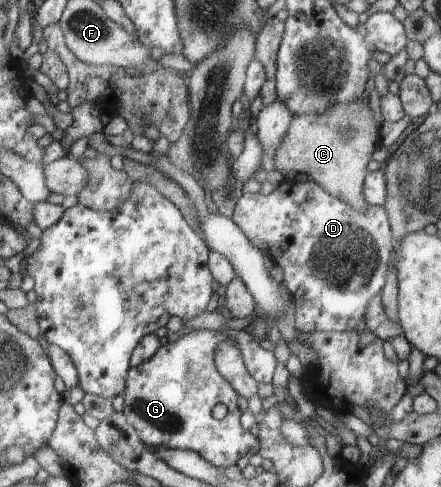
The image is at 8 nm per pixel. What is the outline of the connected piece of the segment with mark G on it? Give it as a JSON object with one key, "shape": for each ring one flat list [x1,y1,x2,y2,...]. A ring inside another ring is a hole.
{"shape":[[222,328,219,331,208,329,192,331,176,342,161,345,151,360,139,366,131,367,127,388,122,393,124,398,122,412,147,447,189,449,195,451,198,455,202,455,204,459,207,459,207,462,213,463,216,467,225,468,233,466,241,456,251,457,259,452,259,440,249,430,243,430,243,426,239,422,241,410,237,406,238,391,229,386,230,382,218,373,217,364,214,362,217,346,229,339,239,347,248,374,258,383,272,382,277,364,273,351,263,349,259,345,260,340,255,338,252,333,227,328],[216,404,225,404,228,408,226,416,221,420,215,419,213,413,211,413]]}

